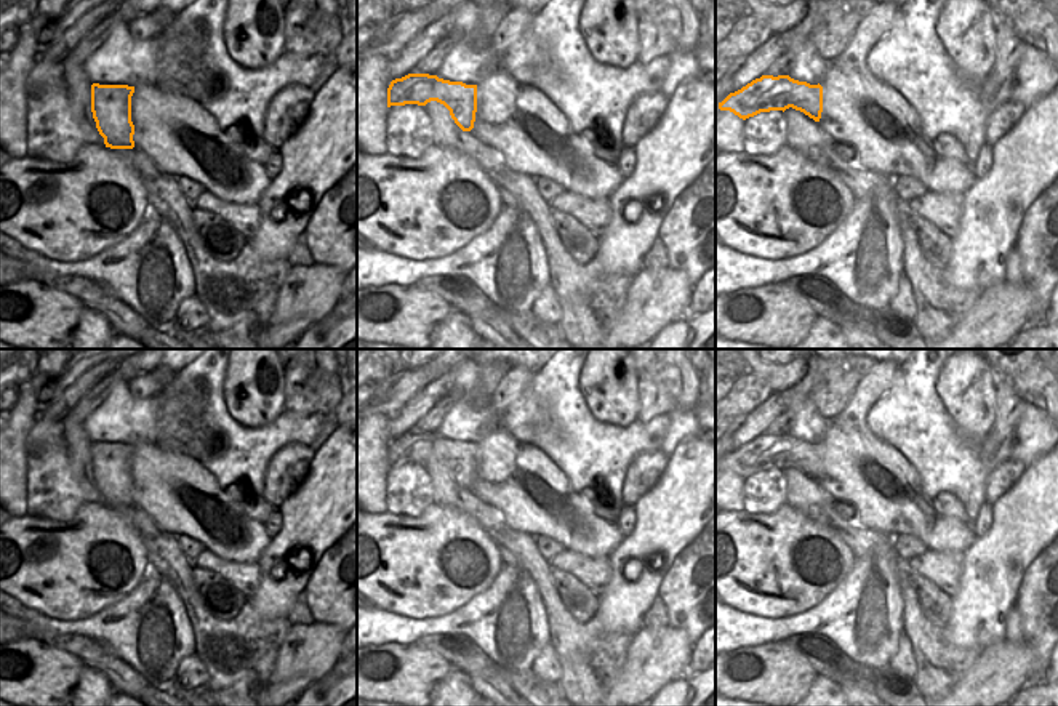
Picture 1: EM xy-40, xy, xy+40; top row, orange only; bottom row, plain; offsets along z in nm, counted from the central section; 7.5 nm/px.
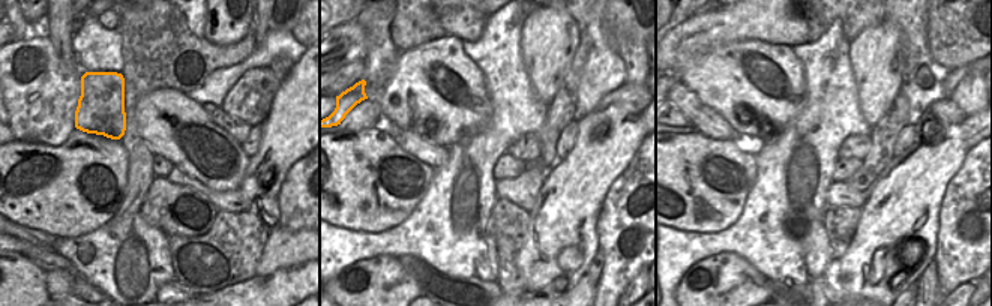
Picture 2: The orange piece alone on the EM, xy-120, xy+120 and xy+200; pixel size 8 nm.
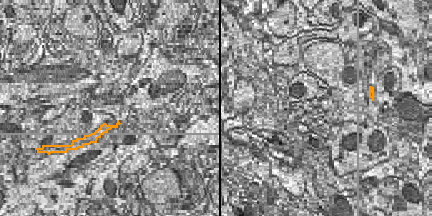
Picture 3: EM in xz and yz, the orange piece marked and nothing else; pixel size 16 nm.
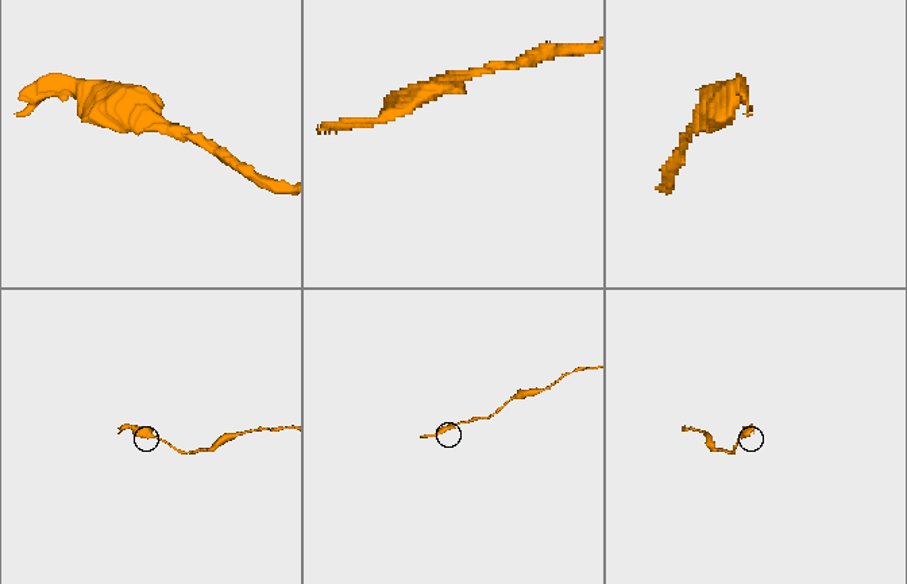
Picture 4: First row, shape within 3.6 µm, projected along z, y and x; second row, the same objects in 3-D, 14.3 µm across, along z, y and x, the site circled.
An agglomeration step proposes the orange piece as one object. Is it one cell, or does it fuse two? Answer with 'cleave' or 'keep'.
keep

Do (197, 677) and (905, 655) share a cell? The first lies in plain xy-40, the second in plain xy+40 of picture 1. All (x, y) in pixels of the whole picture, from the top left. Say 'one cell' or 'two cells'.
one cell

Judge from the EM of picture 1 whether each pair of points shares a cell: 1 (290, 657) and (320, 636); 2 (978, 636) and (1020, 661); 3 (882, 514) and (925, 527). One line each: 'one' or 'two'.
1: one
2: two
3: one

